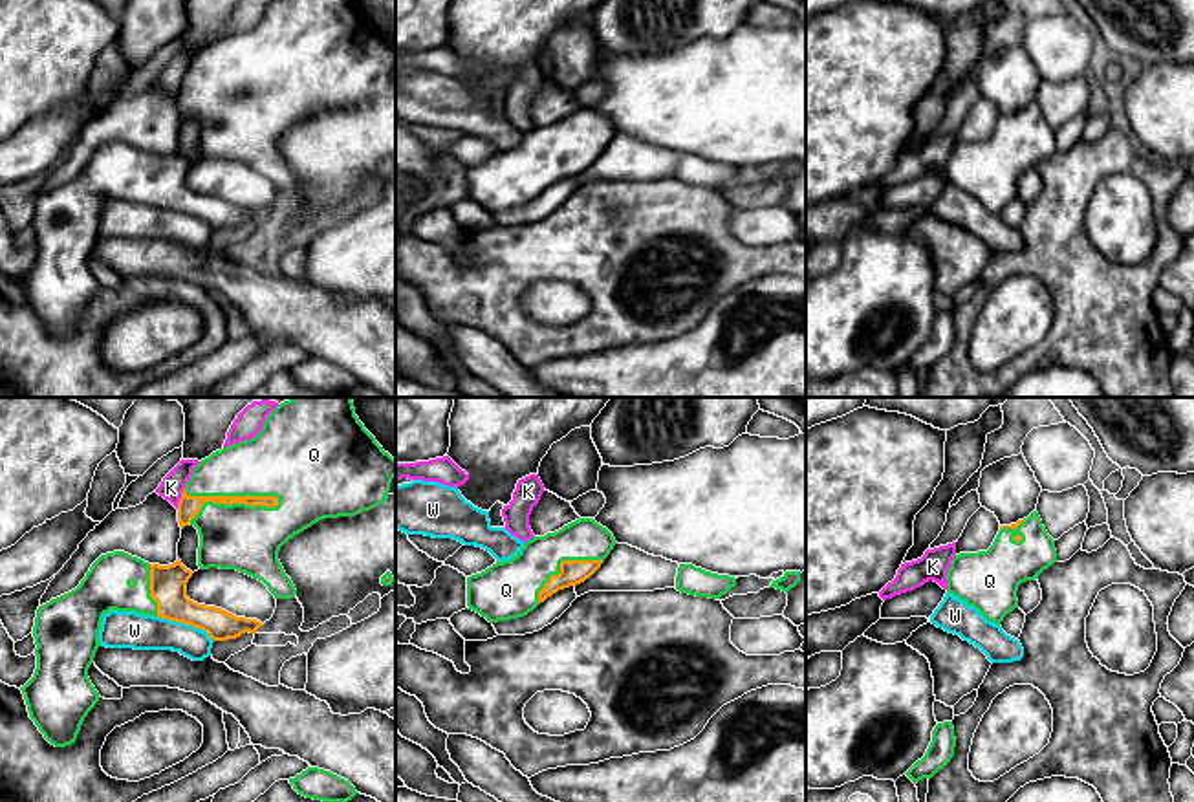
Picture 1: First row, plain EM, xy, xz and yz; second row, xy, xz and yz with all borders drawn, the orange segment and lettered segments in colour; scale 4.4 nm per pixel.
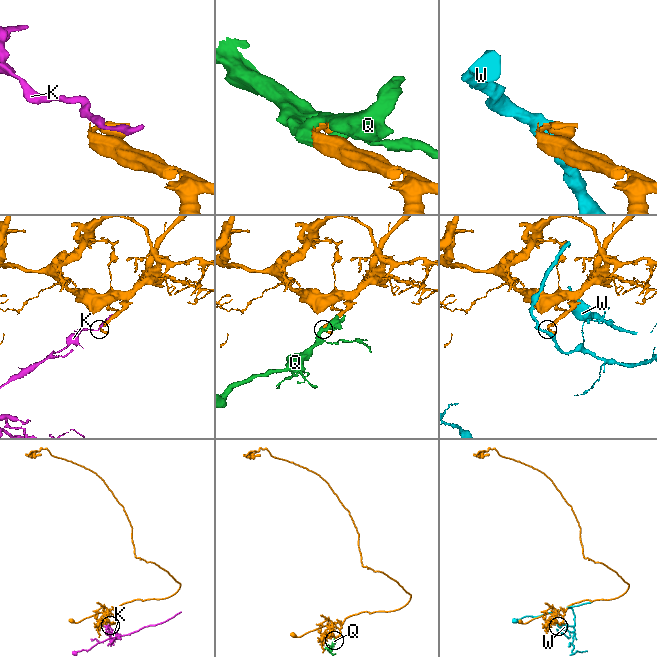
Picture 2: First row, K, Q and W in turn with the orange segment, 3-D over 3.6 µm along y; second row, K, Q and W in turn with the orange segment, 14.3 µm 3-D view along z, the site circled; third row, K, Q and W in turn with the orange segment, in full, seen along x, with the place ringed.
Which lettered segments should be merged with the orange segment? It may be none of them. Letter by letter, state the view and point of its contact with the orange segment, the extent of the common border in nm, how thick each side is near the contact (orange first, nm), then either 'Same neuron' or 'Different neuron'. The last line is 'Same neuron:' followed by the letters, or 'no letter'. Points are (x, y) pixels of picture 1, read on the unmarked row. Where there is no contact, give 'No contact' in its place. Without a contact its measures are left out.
K: Touches orange at xy (180, 88). Shared border 100 nm. Thickness 100 nm (orange) against 100 nm. Different neuron
Q: Touches orange at xy (233, 86). Shared border 420 nm. Thickness 100 nm (orange) against 300 nm. Same neuron
W: Touches orange at xy (187, 213). Shared border 280 nm. Thickness 160 nm (orange) against 160 nm. Different neuron
Same neuron: Q

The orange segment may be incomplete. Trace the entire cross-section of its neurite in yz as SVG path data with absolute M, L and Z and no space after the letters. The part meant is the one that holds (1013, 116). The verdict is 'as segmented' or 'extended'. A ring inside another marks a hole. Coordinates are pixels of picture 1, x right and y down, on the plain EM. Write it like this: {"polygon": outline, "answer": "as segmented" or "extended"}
{"polygon": "M1037 101L1000 121L987 141L954 145L947 159L947 181L1000 214L1018 198L1016 181L1026 170L1057 152L1055 130Z", "answer": "extended"}

